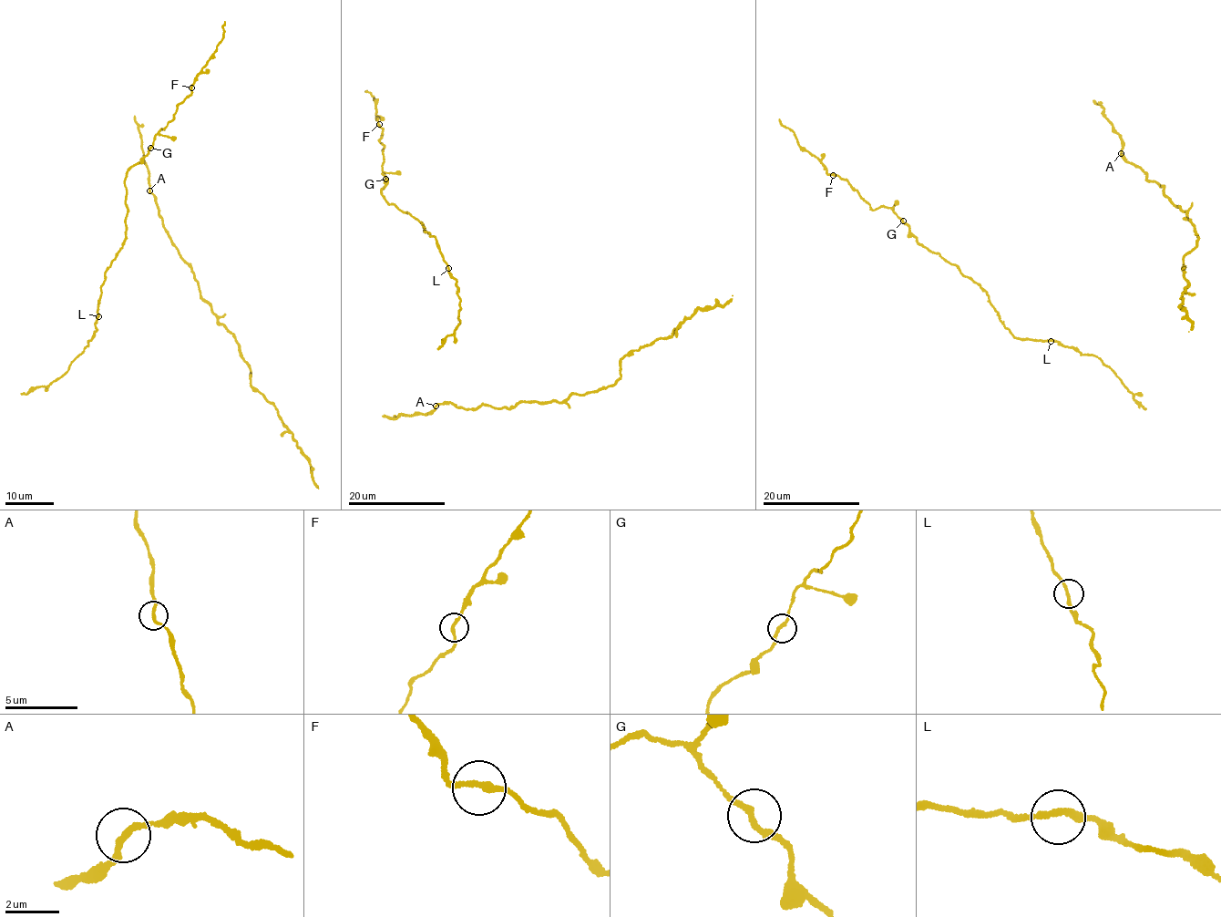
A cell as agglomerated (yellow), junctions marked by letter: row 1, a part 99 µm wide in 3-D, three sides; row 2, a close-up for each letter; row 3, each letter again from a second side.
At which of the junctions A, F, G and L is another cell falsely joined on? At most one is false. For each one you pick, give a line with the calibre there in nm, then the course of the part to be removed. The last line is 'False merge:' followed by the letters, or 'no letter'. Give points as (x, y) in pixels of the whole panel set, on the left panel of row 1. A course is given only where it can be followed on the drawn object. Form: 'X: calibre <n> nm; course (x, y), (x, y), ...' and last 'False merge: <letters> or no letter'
False merge: no letter

